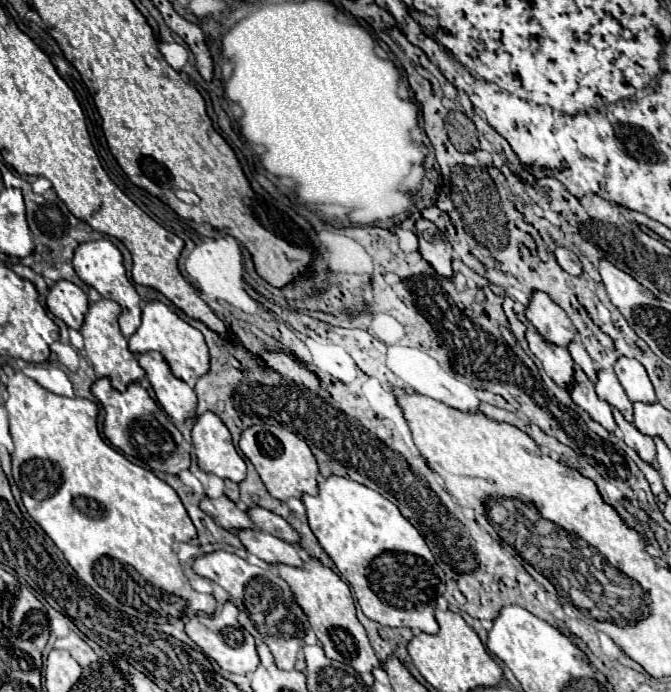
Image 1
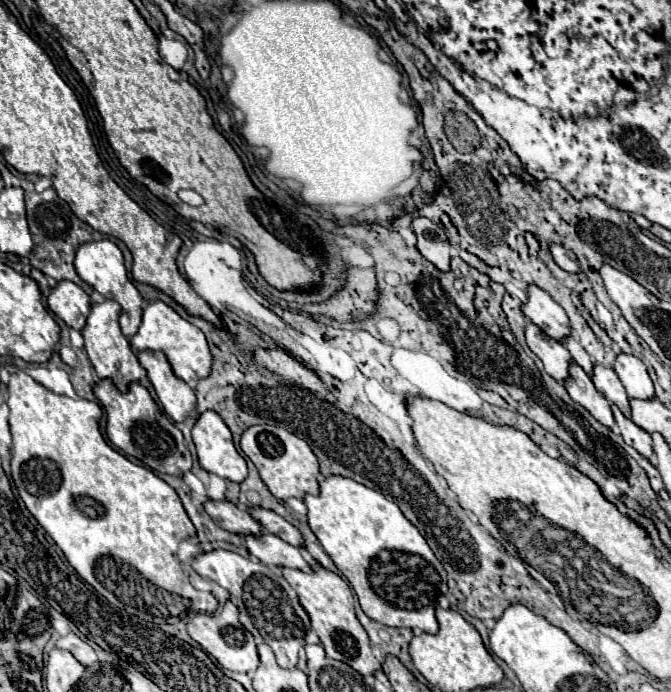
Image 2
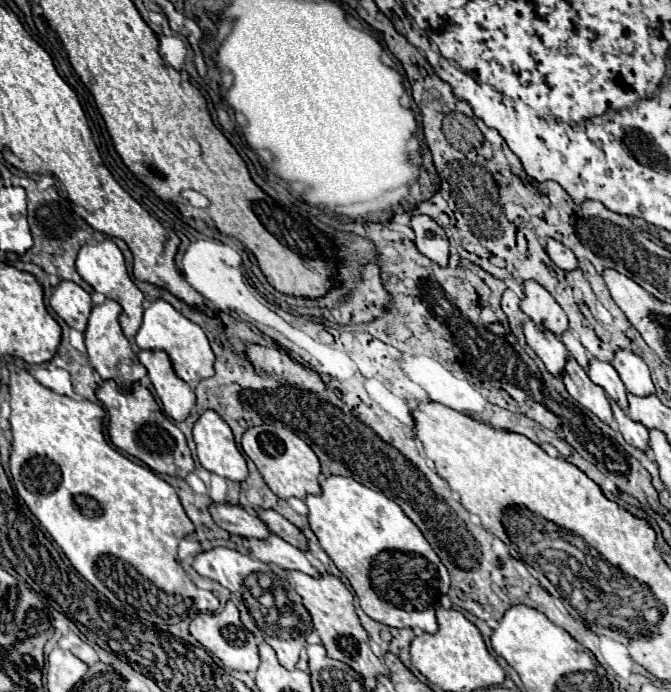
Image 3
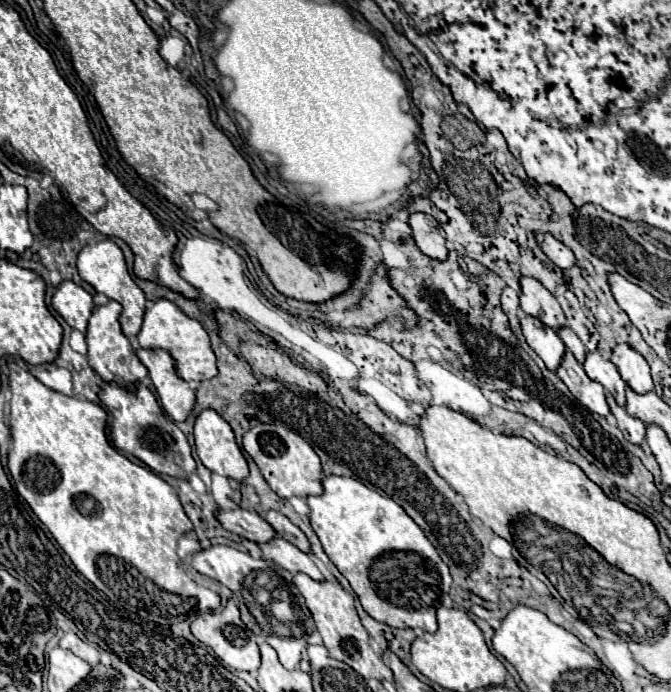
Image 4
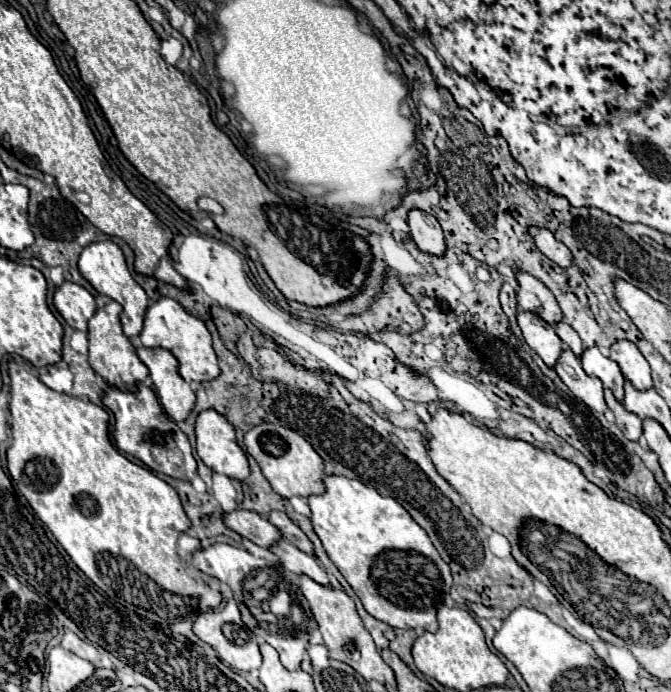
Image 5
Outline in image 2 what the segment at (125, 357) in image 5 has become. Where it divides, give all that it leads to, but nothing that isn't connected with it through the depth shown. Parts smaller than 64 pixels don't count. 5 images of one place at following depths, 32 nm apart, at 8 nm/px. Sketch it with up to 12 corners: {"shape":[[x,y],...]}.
{"shape":[[92,304],[82,330],[86,354],[100,378],[120,390],[142,380],[120,330],[120,304]]}

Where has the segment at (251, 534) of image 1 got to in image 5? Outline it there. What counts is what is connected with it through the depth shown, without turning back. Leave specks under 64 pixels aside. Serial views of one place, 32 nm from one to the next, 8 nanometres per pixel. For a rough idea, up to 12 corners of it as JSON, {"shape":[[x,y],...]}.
{"shape":[[286,540],[270,548],[282,566],[306,574],[314,582],[328,580],[314,556],[304,554]]}

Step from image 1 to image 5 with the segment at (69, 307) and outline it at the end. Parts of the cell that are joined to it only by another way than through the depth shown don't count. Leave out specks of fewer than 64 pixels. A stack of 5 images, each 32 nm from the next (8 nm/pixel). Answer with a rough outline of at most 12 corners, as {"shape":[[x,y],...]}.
{"shape":[[64,282],[54,306],[84,334],[96,300],[84,286]]}

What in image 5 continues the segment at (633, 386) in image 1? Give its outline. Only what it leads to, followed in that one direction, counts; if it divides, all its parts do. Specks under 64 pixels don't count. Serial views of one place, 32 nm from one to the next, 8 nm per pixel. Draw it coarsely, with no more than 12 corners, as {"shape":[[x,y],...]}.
{"shape":[[616,340],[610,358],[638,390],[652,386],[650,364],[632,340]]}

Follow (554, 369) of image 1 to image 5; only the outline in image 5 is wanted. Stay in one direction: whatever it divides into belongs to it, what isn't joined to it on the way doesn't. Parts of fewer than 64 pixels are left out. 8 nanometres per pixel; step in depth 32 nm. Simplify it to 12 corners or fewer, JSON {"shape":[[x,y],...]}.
{"shape":[[518,312],[526,344],[554,368],[562,340],[534,312]]}

